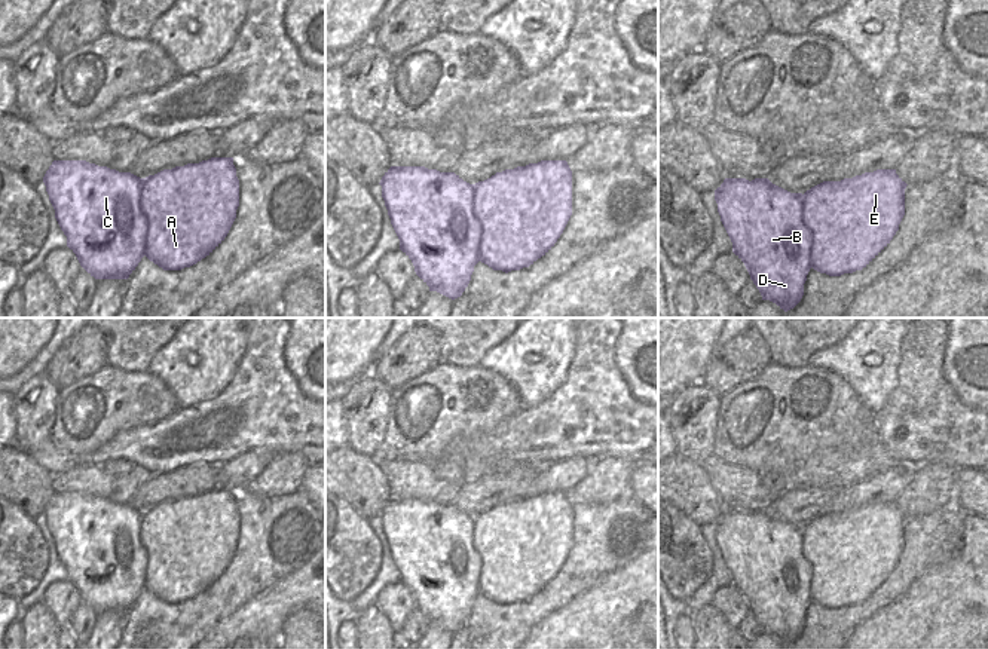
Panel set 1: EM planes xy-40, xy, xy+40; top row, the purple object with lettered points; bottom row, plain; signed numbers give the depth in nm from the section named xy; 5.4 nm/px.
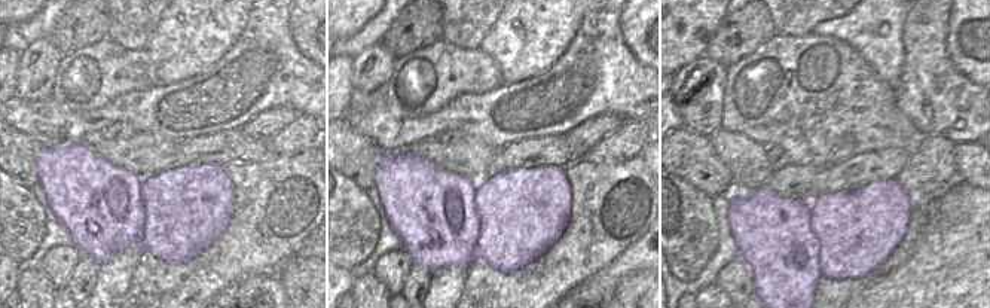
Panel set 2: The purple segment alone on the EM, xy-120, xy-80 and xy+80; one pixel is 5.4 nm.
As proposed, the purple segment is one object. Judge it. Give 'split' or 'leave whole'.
leave whole

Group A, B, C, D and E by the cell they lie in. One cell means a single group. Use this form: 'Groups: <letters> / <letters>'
Groups: A B C D E

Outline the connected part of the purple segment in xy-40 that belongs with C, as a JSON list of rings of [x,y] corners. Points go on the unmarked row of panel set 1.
[[[211,490],[146,511],[86,493],[53,493],[43,515],[67,579],[95,612],[128,612],[144,588],[163,603],[196,597],[224,573],[239,539],[233,490]]]

